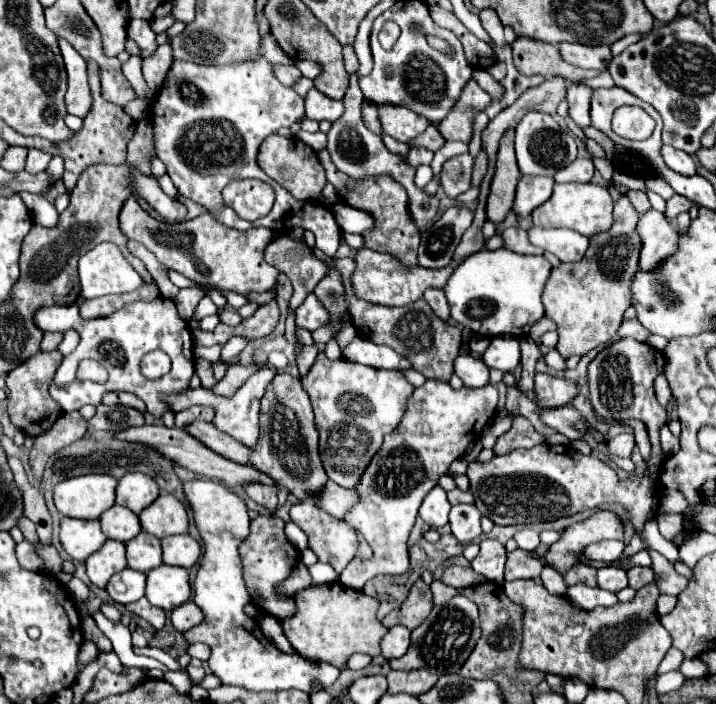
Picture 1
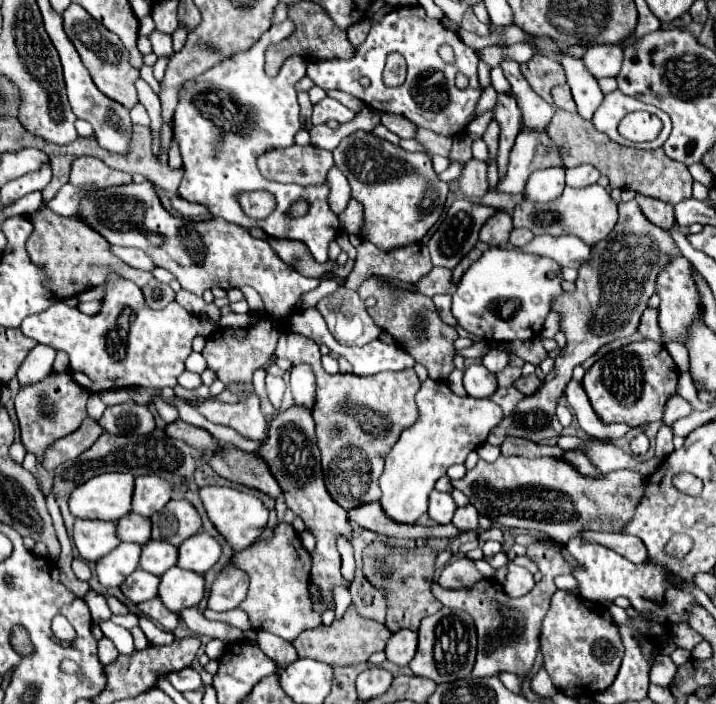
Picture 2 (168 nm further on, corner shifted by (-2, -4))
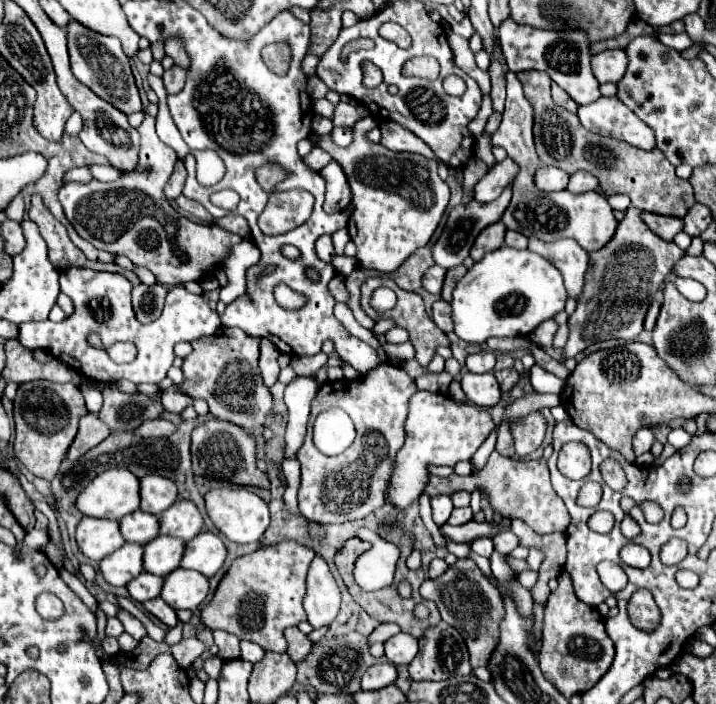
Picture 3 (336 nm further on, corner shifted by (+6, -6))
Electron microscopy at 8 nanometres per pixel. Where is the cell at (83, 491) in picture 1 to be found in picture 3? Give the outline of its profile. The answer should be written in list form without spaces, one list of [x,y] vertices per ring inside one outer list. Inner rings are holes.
[[[107,469],[77,497],[83,515],[121,519],[139,509],[139,479],[129,469]]]

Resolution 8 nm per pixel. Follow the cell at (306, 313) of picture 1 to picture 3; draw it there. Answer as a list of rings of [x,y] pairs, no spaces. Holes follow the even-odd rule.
[[[297,377],[297,381],[289,383],[285,389],[285,405],[289,409],[289,423],[285,433],[285,459],[293,459],[297,455],[297,449],[303,445],[311,401],[317,389],[319,387],[313,377]]]

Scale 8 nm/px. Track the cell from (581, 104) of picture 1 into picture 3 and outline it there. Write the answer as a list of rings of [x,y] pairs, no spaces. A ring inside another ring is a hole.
[[[513,19],[501,23],[499,41],[503,49],[503,57],[513,73],[519,71],[543,71],[547,73],[561,89],[565,89],[579,105],[593,103],[601,97],[599,81],[591,71],[591,41],[585,31],[549,31],[549,29],[533,29],[529,25],[519,25]]]

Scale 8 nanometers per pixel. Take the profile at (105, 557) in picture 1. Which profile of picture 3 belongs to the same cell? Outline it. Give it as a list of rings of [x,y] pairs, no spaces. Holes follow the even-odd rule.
[[[125,543],[121,549],[101,559],[99,567],[107,583],[125,587],[143,571],[143,547],[137,543]]]

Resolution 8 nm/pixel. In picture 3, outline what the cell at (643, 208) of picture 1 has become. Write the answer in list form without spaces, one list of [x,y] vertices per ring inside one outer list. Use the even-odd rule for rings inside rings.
[[[643,213],[641,215],[643,217],[643,221],[647,223],[647,227],[655,233],[655,235],[659,235],[661,239],[665,239],[665,241],[673,241],[673,237],[679,233],[679,231],[683,231],[683,219],[675,219],[675,217],[661,217],[661,215],[657,215],[657,213]]]

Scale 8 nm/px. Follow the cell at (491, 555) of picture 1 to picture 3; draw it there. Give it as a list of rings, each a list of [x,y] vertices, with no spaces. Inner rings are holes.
[[[487,537],[473,541],[469,547],[471,547],[471,551],[475,551],[477,555],[483,555],[483,557],[489,557],[489,553],[493,553],[493,541]]]

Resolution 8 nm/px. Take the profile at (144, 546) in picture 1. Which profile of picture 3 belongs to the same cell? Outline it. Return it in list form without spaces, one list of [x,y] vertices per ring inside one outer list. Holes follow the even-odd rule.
[[[159,535],[153,541],[145,545],[145,571],[165,577],[167,569],[169,573],[175,571],[181,565],[185,553],[185,541],[169,535]]]

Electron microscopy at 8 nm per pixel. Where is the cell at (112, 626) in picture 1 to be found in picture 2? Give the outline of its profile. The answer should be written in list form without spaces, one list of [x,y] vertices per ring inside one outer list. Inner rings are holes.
[[[89,591],[83,599],[85,599],[85,603],[87,603],[89,611],[91,611],[93,623],[103,623],[103,621],[109,621],[111,619],[111,611],[109,611],[103,595],[99,595],[95,591]]]

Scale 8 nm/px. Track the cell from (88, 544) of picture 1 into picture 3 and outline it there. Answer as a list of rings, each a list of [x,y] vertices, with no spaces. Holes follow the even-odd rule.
[[[83,517],[81,525],[77,525],[75,537],[83,555],[87,555],[93,561],[101,561],[125,543],[119,531],[119,521],[95,517]]]

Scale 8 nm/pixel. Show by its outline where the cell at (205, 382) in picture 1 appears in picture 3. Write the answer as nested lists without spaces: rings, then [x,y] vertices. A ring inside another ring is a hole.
[[[169,387],[163,391],[163,405],[169,413],[181,413],[185,407],[193,405],[193,399],[183,395],[179,389],[175,387]]]

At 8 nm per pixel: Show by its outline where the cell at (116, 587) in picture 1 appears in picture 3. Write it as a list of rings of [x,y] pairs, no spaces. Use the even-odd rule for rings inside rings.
[[[143,571],[141,575],[137,575],[133,581],[129,581],[127,589],[129,589],[129,595],[133,601],[149,601],[153,597],[157,597],[161,593],[161,587],[163,587],[163,579],[159,575],[153,575],[153,573],[147,573]]]

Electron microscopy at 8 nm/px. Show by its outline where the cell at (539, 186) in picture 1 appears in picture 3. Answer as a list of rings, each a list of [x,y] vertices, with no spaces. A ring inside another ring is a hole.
[[[541,165],[535,173],[535,185],[537,189],[541,189],[543,193],[549,191],[563,191],[569,183],[569,175],[559,169],[559,167],[551,167],[551,165]]]

